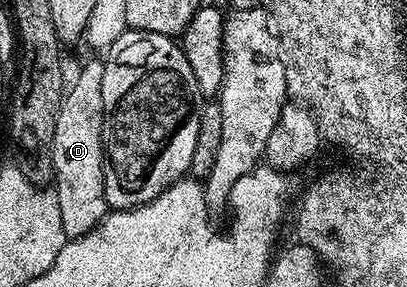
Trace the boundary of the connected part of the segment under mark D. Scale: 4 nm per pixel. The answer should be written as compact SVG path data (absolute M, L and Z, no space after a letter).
M91 58L79 70L75 79L70 79L63 95L63 103L57 112L56 131L53 132L51 160L53 193L59 199L61 224L68 239L85 236L98 226L109 213L103 183L103 113L105 99L101 97L101 84L105 77L103 58Z

